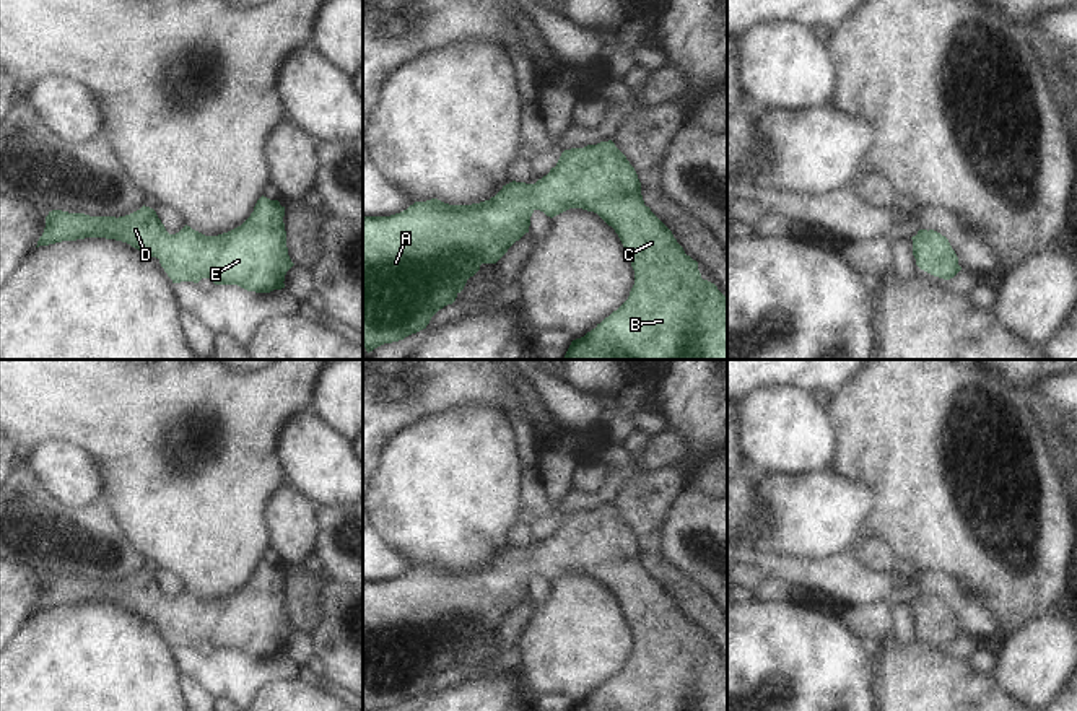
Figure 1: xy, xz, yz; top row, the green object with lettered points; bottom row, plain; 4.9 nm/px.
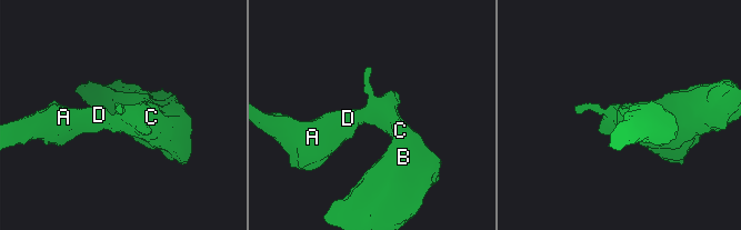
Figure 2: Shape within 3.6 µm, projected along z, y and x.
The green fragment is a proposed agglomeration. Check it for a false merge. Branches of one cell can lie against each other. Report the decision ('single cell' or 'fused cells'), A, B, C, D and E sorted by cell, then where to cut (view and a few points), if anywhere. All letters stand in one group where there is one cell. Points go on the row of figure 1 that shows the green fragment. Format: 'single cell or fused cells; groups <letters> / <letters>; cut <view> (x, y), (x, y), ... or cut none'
single cell; groups A B C D E; cut none

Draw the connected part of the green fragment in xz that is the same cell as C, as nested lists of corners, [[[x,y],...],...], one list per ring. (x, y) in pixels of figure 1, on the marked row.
[[[612,140],[565,150],[556,166],[535,184],[512,181],[480,203],[449,205],[431,198],[390,216],[363,216],[363,348],[369,353],[426,329],[439,309],[456,301],[482,264],[496,264],[529,233],[535,210],[553,218],[569,208],[594,212],[615,229],[634,270],[634,285],[617,311],[571,342],[563,360],[727,360],[727,296],[701,278],[698,262],[685,254],[672,231],[644,205],[636,171]]]

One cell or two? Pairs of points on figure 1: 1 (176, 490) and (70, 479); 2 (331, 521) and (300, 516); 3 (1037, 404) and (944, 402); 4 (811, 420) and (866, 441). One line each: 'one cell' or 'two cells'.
1: two cells
2: two cells
3: two cells
4: two cells

